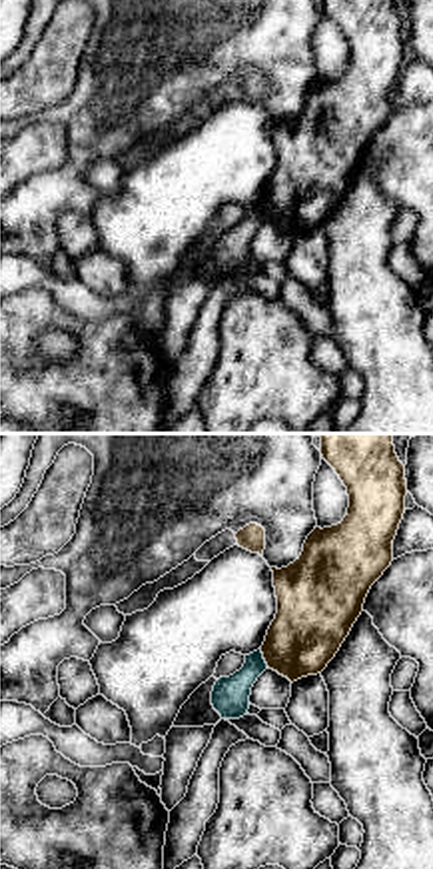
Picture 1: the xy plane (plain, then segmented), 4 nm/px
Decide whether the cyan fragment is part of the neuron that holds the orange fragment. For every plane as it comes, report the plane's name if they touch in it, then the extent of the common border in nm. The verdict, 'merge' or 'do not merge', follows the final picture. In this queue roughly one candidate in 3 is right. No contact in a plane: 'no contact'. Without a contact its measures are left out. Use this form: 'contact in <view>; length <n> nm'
contact in xy; length 80 nm

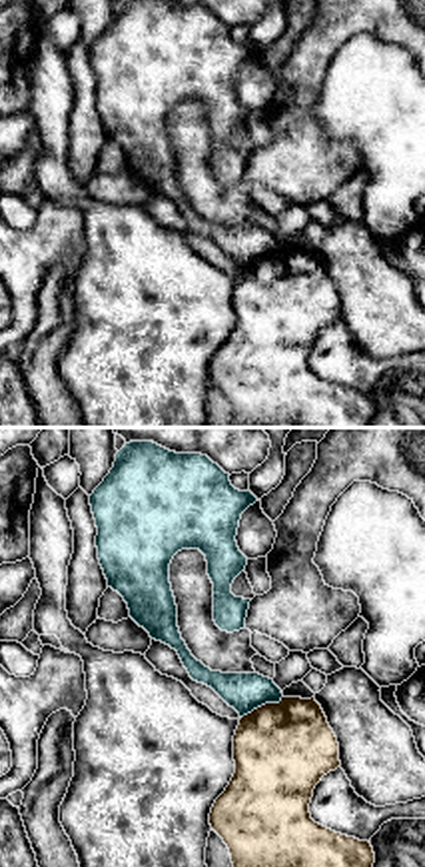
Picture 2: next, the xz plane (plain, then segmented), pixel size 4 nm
contact in xz; length 190 nm

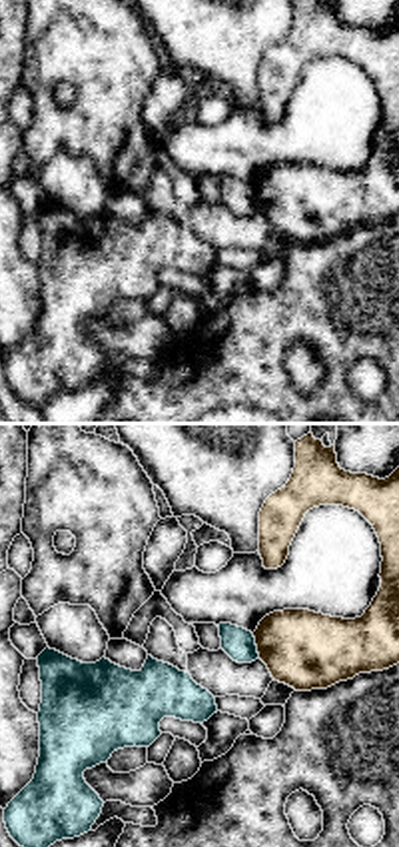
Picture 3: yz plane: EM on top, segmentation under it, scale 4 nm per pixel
contact in yz; length 110 nm

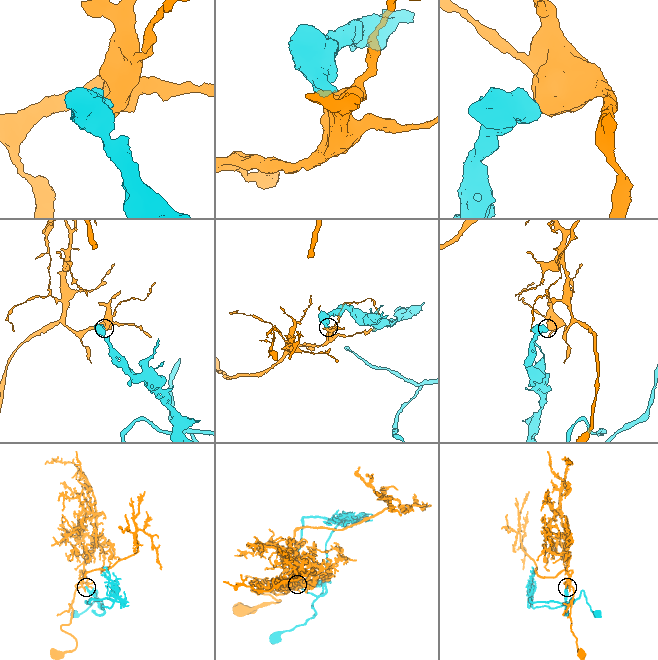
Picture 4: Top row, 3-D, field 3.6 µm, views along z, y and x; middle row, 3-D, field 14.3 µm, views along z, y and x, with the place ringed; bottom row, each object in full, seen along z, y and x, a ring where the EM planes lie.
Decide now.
do not merge

